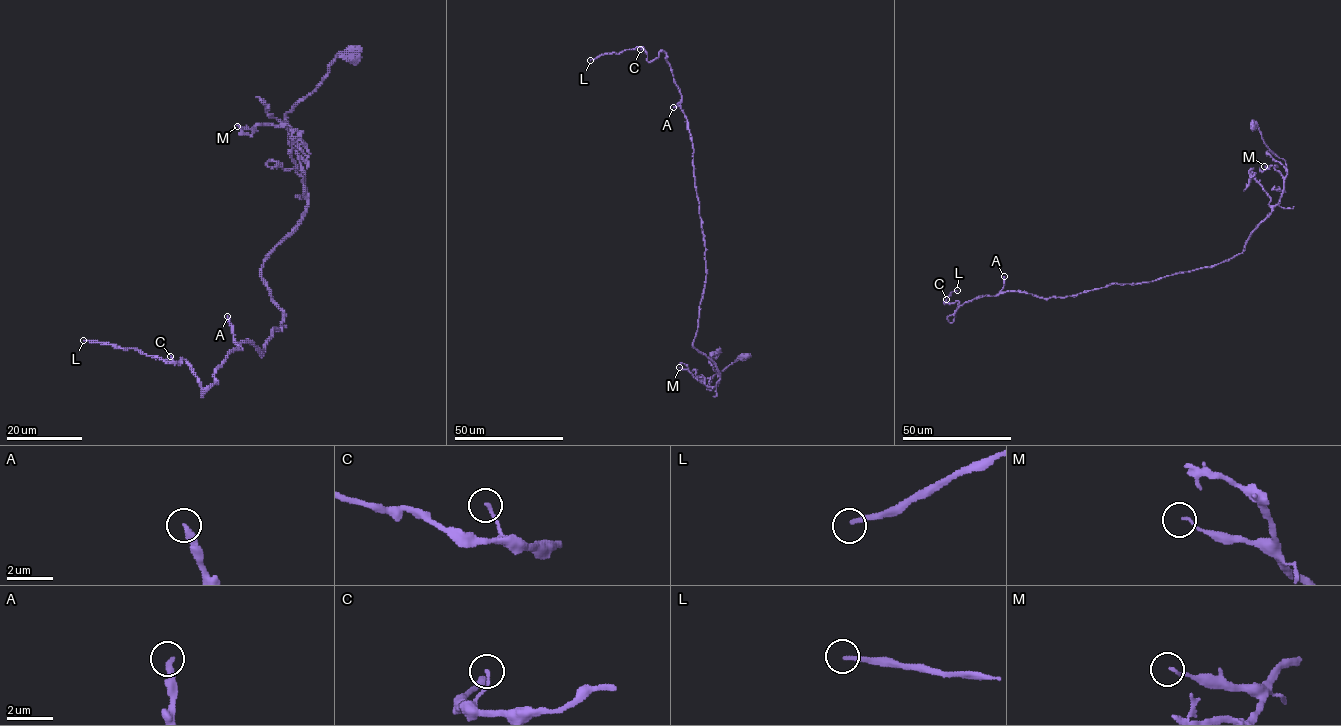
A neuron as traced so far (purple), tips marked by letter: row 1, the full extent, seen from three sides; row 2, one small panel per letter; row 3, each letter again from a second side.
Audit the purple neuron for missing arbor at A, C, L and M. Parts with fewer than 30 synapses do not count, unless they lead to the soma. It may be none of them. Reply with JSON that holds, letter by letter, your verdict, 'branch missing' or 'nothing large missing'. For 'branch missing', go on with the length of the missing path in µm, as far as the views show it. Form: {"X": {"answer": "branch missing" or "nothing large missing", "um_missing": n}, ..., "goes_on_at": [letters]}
{"A": {"answer": "branch missing", "um_missing": 150}, "C": {"answer": "nothing large missing"}, "L": {"answer": "branch missing", "um_missing": 80}, "M": {"answer": "nothing large missing"}, "goes_on_at": ["A", "L"]}

